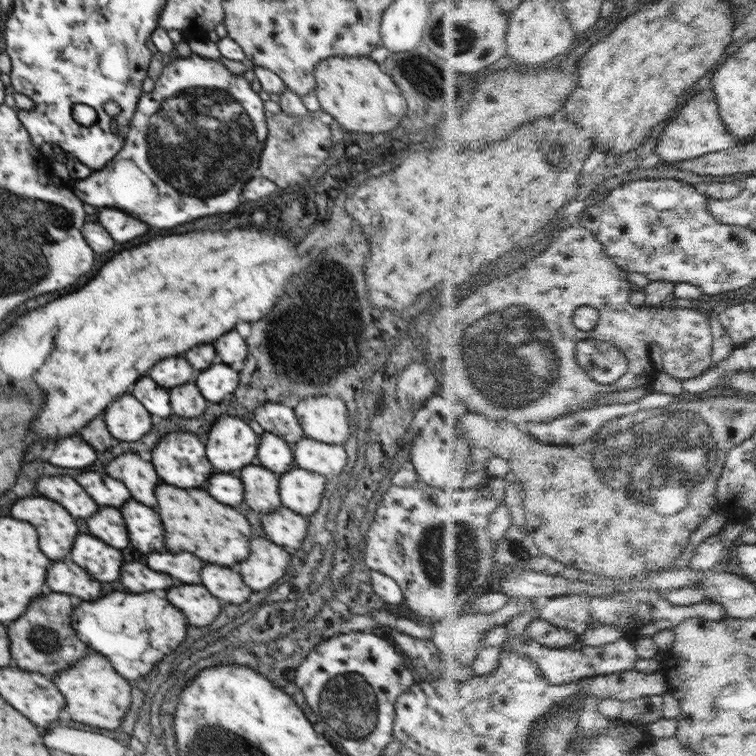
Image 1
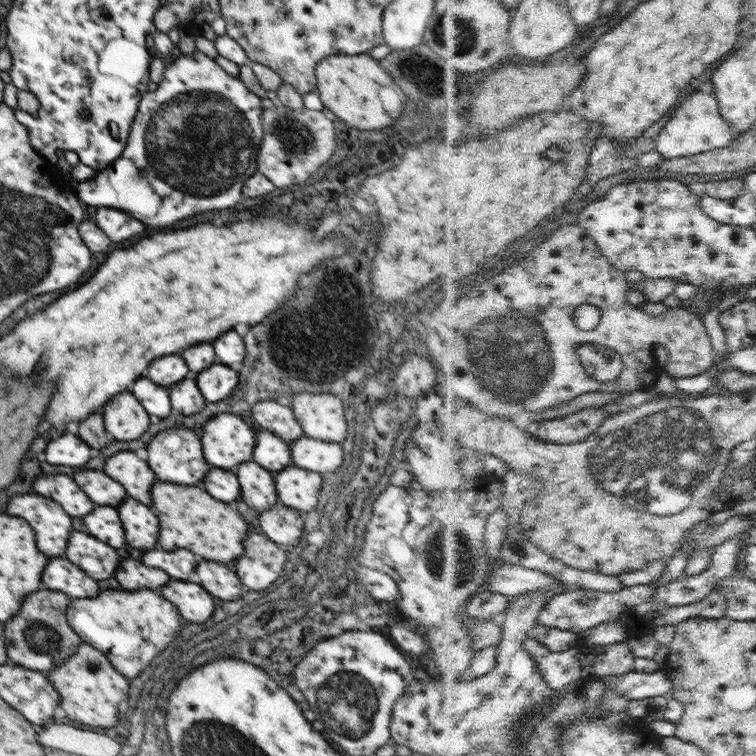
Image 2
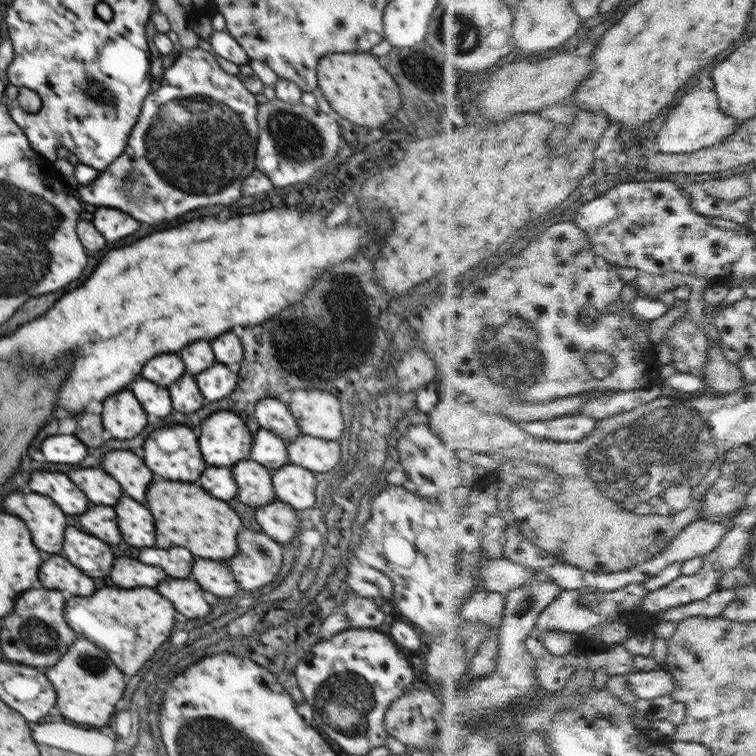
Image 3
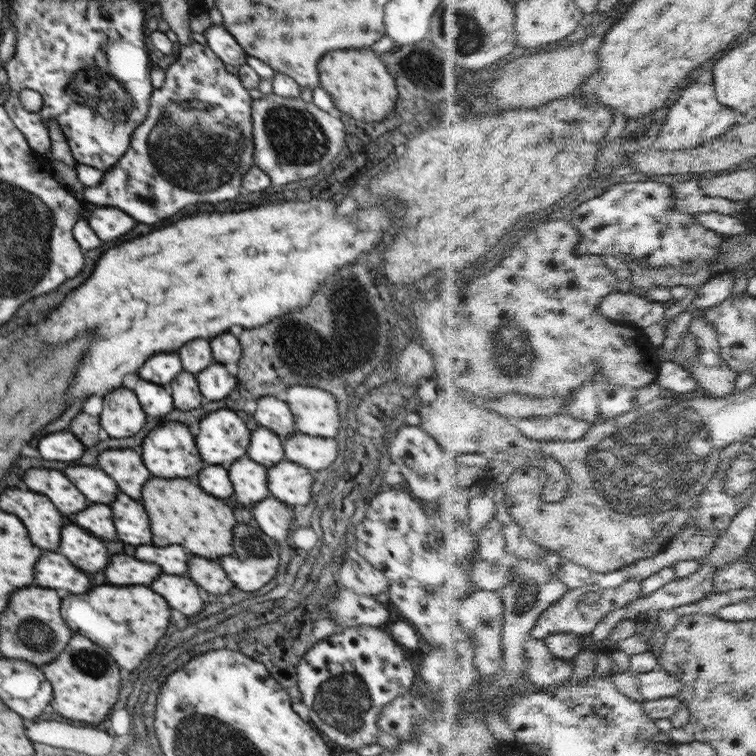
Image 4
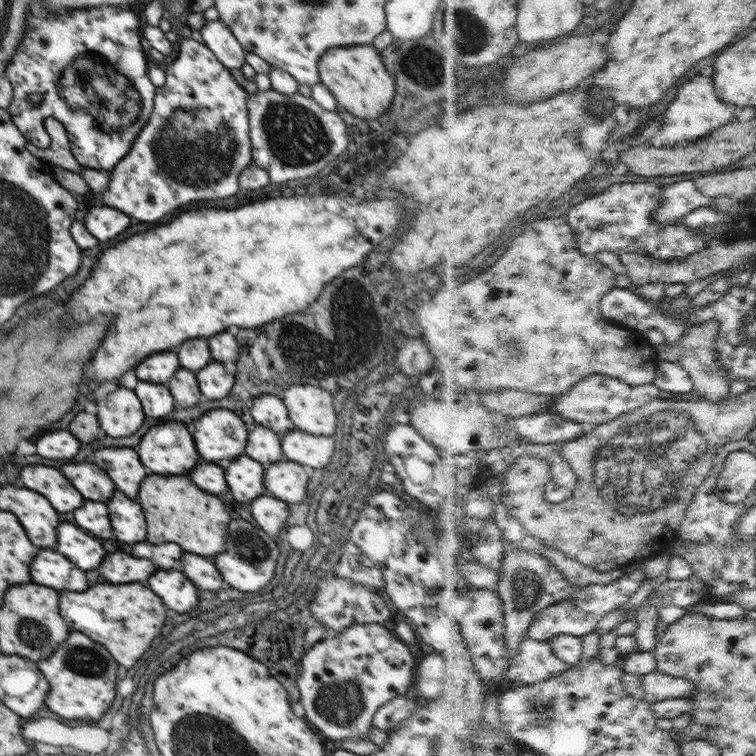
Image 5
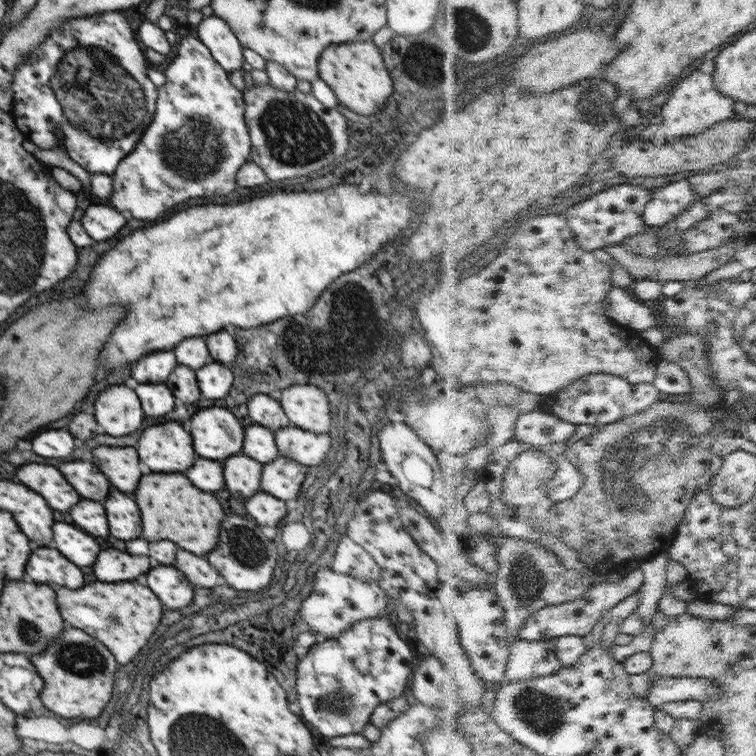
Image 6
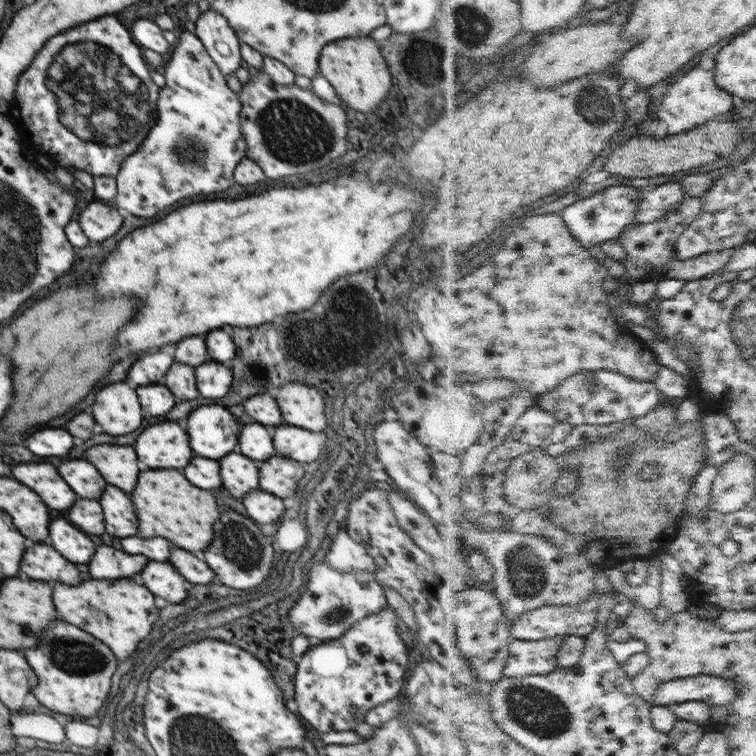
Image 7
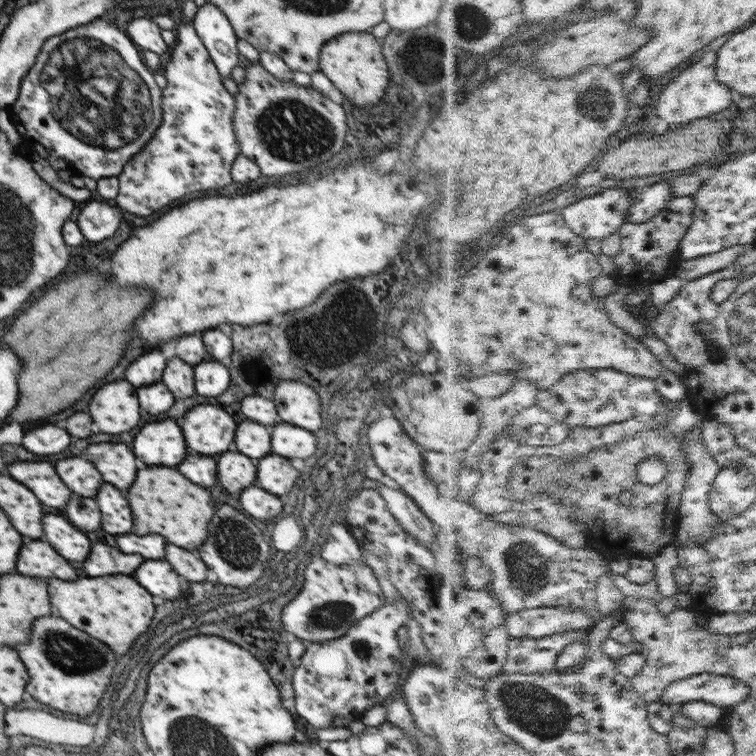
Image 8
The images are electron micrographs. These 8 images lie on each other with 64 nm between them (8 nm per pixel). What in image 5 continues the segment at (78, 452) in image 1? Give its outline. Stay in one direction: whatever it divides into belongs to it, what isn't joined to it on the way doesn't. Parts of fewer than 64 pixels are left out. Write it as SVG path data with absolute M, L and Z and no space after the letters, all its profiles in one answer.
M64 430L44 434L36 440L36 454L50 460L60 460L60 458L68 460L78 454L78 448L80 448L78 440Z

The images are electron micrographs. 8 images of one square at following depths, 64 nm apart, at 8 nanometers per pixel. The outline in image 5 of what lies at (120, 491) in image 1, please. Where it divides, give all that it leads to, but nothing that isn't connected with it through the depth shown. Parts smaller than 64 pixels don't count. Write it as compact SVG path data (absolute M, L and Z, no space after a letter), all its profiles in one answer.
M64 464L62 474L88 500L106 502L114 492L112 480L94 464Z

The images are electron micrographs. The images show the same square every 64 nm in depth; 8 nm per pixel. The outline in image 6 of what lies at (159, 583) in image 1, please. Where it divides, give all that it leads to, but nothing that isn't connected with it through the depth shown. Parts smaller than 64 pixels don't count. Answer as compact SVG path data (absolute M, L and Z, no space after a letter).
M114 548L102 550L94 566L94 576L102 582L134 580L146 572L148 572L148 556L130 556Z

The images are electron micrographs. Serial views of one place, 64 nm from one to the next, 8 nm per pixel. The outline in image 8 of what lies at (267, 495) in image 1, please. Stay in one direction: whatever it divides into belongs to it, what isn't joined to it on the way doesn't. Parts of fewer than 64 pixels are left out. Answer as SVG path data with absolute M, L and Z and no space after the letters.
M224 452L218 458L218 480L228 492L242 492L256 482L257 466L241 452Z

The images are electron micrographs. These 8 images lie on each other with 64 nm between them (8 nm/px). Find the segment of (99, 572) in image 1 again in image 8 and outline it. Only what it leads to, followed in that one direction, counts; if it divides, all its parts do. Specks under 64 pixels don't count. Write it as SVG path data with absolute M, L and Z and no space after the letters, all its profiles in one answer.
M56 514L42 516L42 530L48 544L66 560L82 562L90 552L90 542L86 534L76 530L68 520Z

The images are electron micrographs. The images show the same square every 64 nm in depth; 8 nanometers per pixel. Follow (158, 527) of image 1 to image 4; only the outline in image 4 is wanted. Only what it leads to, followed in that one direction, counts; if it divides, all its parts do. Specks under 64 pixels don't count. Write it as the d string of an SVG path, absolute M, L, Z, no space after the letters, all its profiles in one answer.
M118 492L116 500L110 504L112 520L116 526L116 534L126 544L152 544L150 542L150 524L144 508L128 498L126 494Z

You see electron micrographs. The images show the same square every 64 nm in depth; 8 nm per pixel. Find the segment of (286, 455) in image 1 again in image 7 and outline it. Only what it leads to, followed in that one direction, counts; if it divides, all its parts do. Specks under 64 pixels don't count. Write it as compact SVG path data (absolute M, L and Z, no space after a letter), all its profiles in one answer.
M254 423L244 425L238 433L238 452L242 452L247 458L260 460L258 464L277 454L274 448L274 441L271 430L264 428L264 425Z

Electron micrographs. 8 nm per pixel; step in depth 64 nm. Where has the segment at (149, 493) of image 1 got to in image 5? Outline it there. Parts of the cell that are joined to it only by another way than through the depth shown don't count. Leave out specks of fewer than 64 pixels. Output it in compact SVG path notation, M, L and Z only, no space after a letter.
M102 448L94 452L94 464L100 466L120 492L128 498L136 498L140 482L146 478L146 470L132 448Z

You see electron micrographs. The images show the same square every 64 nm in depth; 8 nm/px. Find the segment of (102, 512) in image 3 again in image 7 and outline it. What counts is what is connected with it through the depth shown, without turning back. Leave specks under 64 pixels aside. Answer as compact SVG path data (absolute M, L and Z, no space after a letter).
M76 496L74 504L68 508L68 518L74 526L78 526L84 532L90 532L90 534L104 532L104 518L102 518L102 508L98 500L86 500Z

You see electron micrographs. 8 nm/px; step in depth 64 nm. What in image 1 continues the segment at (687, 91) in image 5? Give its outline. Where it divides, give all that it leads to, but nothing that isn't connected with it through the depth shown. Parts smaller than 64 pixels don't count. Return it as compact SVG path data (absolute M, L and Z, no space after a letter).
M698 94L692 97L685 106L680 116L668 126L666 134L660 138L658 154L662 160L662 168L686 159L700 158L711 152L731 149L739 141L724 121L716 98L709 100L706 96Z

